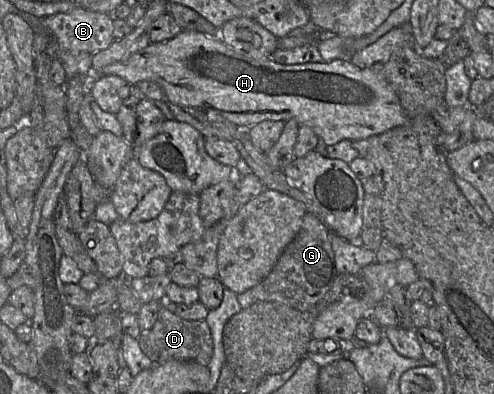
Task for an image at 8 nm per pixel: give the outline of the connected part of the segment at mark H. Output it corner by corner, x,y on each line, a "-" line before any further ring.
182,30
178,35
170,40
159,43
151,43
139,52
131,55
126,60
107,65
103,68
101,74
117,75
131,85
135,85
137,82
144,80
154,81
163,88
166,95
166,101
180,106
215,110
240,128
249,129
251,126
264,120
281,120
286,122
289,119
296,119
299,124
310,126
315,131
317,136
322,138
323,141
328,145
336,144
344,139
351,141
365,139
370,136
381,134
392,128
404,126
409,122
409,118
400,103
398,95
389,85
381,71
376,71
371,68
357,67
352,64
349,59
335,59
330,62
308,62
293,65
277,63
271,57
255,59
235,52
224,42
222,42
217,36
208,36
204,33
196,31

